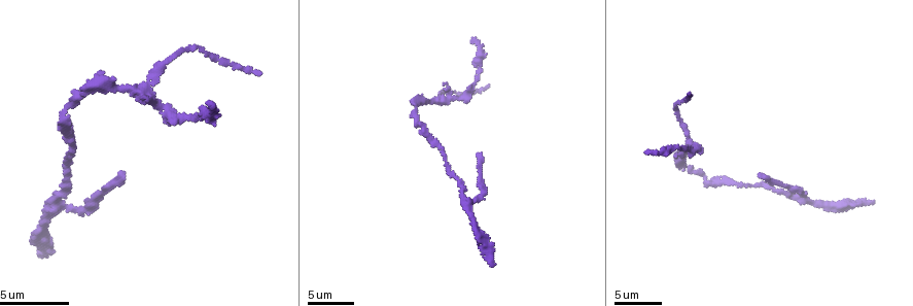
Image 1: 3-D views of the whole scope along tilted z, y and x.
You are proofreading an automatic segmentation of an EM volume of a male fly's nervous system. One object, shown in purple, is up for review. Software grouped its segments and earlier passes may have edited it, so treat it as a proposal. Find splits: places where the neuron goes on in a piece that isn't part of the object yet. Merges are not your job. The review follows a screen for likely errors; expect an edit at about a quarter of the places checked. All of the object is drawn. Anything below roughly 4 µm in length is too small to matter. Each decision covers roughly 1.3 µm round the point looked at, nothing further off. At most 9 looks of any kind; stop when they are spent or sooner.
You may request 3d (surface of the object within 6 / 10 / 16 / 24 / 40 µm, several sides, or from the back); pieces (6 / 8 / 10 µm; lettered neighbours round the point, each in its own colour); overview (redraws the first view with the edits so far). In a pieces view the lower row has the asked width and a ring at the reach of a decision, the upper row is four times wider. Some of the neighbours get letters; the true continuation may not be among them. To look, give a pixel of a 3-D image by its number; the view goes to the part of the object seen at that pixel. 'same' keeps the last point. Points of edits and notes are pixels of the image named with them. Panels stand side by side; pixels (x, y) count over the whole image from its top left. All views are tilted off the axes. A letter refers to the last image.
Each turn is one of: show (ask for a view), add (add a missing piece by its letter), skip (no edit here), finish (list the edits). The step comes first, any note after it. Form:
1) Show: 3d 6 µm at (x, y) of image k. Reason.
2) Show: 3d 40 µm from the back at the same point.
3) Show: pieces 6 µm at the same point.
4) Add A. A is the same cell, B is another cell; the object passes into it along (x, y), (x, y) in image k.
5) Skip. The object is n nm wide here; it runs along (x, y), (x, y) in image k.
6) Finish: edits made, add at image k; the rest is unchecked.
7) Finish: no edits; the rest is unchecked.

Show: 3d 6 µm at (479, 154) of image 1. Branch stops here.

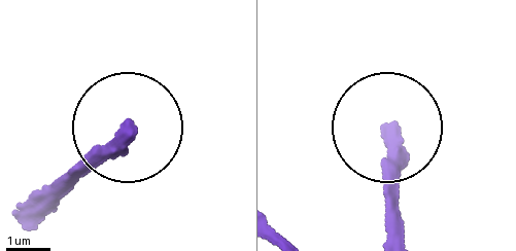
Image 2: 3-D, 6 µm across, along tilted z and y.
Show: pieces 10 µm at (129, 128) of image 2. See the neighbours.

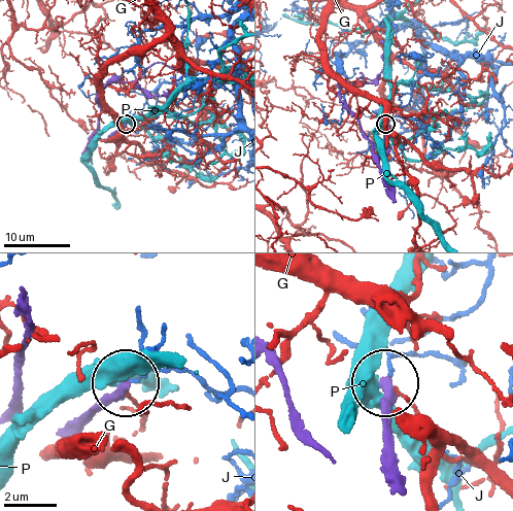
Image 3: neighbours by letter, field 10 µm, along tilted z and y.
Skip. G, J and P are other cells; it runs along (75, 428), (127, 387) in image 3; no lettered piece goes on from it.

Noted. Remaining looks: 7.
Show: pieces 8 µm at (446, 82) of image 1. Branch stops here.

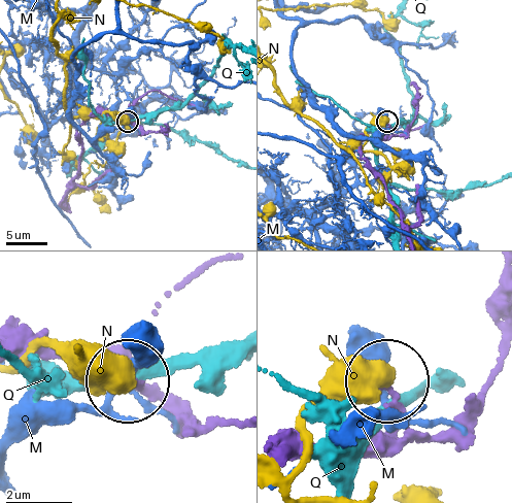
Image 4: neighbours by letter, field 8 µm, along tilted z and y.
Skip. M, N and Q are other cells; no lettered piece goes on from it.

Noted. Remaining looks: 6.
Show: pieces 10 µm at (471, 39) of image 1. An open end.

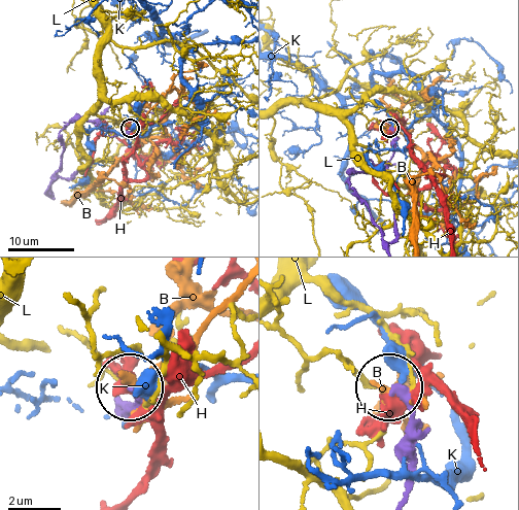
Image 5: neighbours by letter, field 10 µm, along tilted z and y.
Skip. B, H, K and L are other cells; no lettered piece goes on from it.

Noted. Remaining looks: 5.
Show: pieces 10 µm at (493, 264) of image 1. End of a long branch.

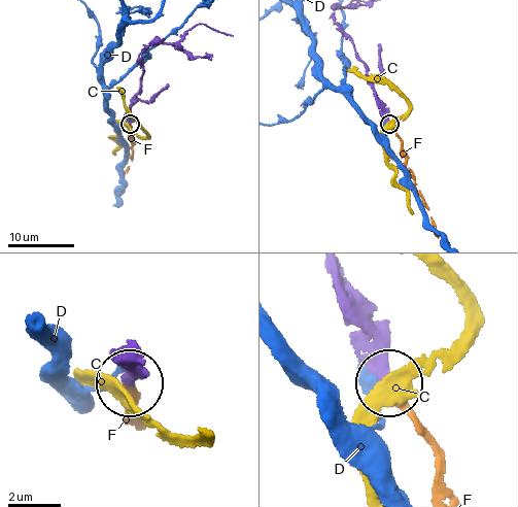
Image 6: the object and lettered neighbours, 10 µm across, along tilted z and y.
Add F. F is the same cell, C and D are other cells; the neuron continues.

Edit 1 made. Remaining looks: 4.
Finish: edits made, add at image 6; the rest is unchecked.

